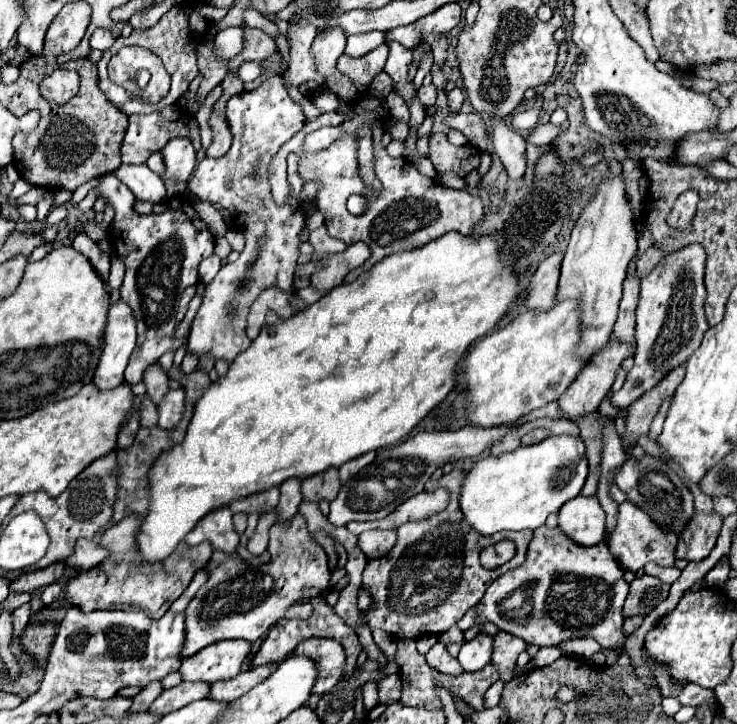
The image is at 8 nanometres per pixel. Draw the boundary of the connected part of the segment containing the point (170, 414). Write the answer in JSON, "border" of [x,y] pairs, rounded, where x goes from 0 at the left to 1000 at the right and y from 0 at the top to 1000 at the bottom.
{"border":[[[246,536],[240,539],[227,539],[221,552],[213,558],[216,569],[216,588],[218,591],[237,591],[237,586],[247,579],[251,566],[251,541]]]}

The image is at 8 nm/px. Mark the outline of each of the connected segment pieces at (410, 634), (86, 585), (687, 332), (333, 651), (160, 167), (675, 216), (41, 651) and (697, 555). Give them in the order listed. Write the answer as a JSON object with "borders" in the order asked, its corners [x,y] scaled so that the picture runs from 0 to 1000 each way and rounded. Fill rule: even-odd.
{"borders":[[[[615,649],[615,652],[604,655],[596,663],[582,663],[577,671],[601,671],[601,674],[607,674],[609,699],[601,707],[593,707],[590,713],[582,713],[577,718],[563,718],[563,721],[547,724],[539,732],[536,757],[525,768],[498,776],[498,782],[493,787],[493,812],[506,823],[506,831],[509,831],[509,840],[498,845],[503,870],[514,867],[514,870],[520,870],[520,873],[525,873],[528,878],[536,878],[536,881],[569,881],[569,878],[577,878],[577,876],[598,876],[598,873],[609,870],[615,862],[620,862],[639,837],[650,834],[650,829],[655,826],[658,815],[664,812],[664,807],[674,796],[685,793],[688,787],[704,782],[712,773],[712,762],[715,762],[715,754],[718,754],[720,740],[723,740],[720,732],[677,735],[677,738],[669,738],[669,740],[653,740],[628,718],[626,704],[623,704],[623,680],[626,680],[628,660],[631,660],[631,652]],[[682,743],[696,746],[701,751],[699,771],[693,776],[672,785],[672,787],[653,785],[650,762],[658,754],[666,754],[666,751],[672,751],[672,749],[677,749]]],[[[178,710],[137,738],[134,754],[145,757],[148,768],[129,785],[104,787],[104,793],[94,798],[88,812],[88,831],[94,837],[104,837],[113,845],[126,845],[126,843],[197,845],[202,854],[213,856],[254,815],[267,787],[273,787],[286,771],[289,762],[286,751],[275,749],[273,754],[254,754],[251,749],[246,749],[240,760],[221,776],[194,779],[183,757],[183,738],[189,732],[189,724],[191,713]]],[[[929,340],[913,351],[905,351],[889,373],[870,387],[870,412],[864,423],[864,483],[862,506],[851,517],[851,525],[840,541],[829,547],[834,564],[851,564],[862,550],[883,539],[894,522],[905,519],[910,508],[919,508],[935,497],[948,481],[962,448],[954,431],[957,420],[957,345],[951,340]]],[[[419,881],[411,884],[395,906],[422,906],[422,912],[430,914],[433,934],[427,939],[427,950],[422,959],[441,959],[449,956],[452,948],[463,939],[465,920],[468,920],[468,898],[457,884],[441,884],[441,881]]],[[[217,209],[208,211],[199,221],[198,228],[208,235],[210,239],[223,244],[224,228],[221,222],[221,215]]],[[[932,262],[916,276],[916,282],[905,298],[905,309],[916,318],[919,307],[938,307],[943,298],[943,290],[946,290],[946,265]]],[[[64,859],[64,862],[42,862],[34,870],[34,878],[28,881],[28,890],[42,906],[50,909],[53,917],[61,917],[64,906],[66,906],[66,898],[69,898],[72,878],[75,878],[75,870],[72,870],[69,859]]],[[[943,707],[935,727],[921,740],[921,751],[916,760],[916,771],[932,776],[951,776],[967,760],[976,732],[978,732],[978,713],[973,707],[951,710]]]]}

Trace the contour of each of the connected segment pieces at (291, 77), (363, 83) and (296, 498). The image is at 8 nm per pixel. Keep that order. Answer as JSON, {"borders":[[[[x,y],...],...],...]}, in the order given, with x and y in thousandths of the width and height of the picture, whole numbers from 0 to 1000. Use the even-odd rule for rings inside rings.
{"borders":[[[[392,30],[389,39],[389,61],[392,61],[392,97],[384,105],[384,113],[389,122],[395,119],[406,119],[417,110],[427,110],[430,116],[441,116],[438,105],[430,99],[427,88],[425,88],[425,77],[422,77],[422,61],[425,52],[430,47],[430,39],[417,33],[417,36],[406,36],[400,30]]],[[[517,61],[493,80],[474,80],[465,75],[457,86],[457,94],[484,119],[487,127],[495,127],[501,124],[506,108],[520,97],[525,77],[528,77],[528,64]]],[[[389,663],[381,669],[381,691],[376,699],[376,721],[387,724],[395,713],[403,710],[408,696],[408,663]]]]}

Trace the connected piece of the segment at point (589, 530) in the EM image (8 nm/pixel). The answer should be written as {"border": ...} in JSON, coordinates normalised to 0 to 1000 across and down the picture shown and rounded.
{"border":[[[783,685],[758,704],[756,729],[786,754],[805,754],[821,743],[821,707],[810,685]]]}

